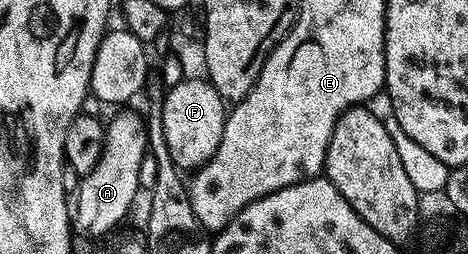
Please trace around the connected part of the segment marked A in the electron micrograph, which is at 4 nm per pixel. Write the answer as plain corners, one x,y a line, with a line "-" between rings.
139,113
137,114
129,114
127,116
119,117
115,122
109,122
108,125
105,127
105,147
103,148
103,152
101,153
101,159
97,162
97,166
94,167
91,173
84,175
80,179
81,187
77,190
77,206
75,202
75,209
72,211
71,214
71,226
74,231
77,230
79,233
82,234
85,238
97,238
100,234
105,234
108,230
113,230
116,228
117,225
120,224
121,221
124,220
125,217
129,214
129,209
133,206
133,201
136,200
137,194
139,195
139,191
141,190
141,181
139,180
139,168
143,164
143,156
147,152
147,147
149,145
149,135
146,134
146,119
142,117

